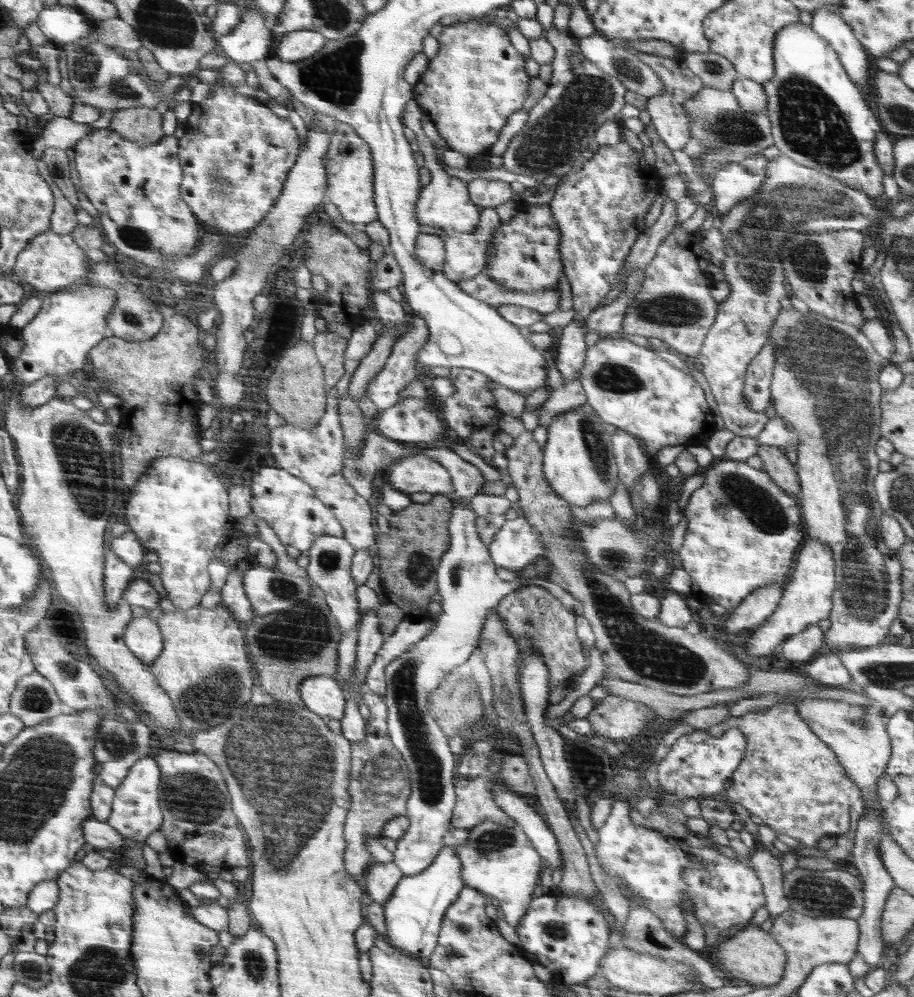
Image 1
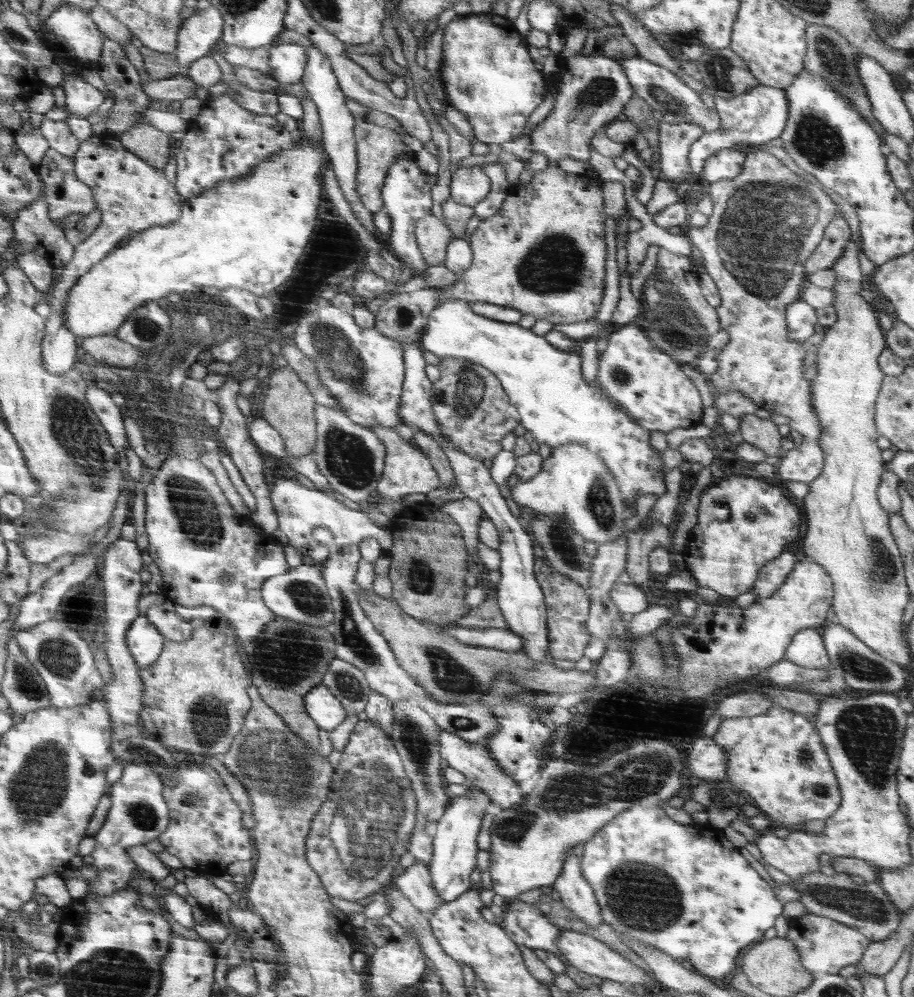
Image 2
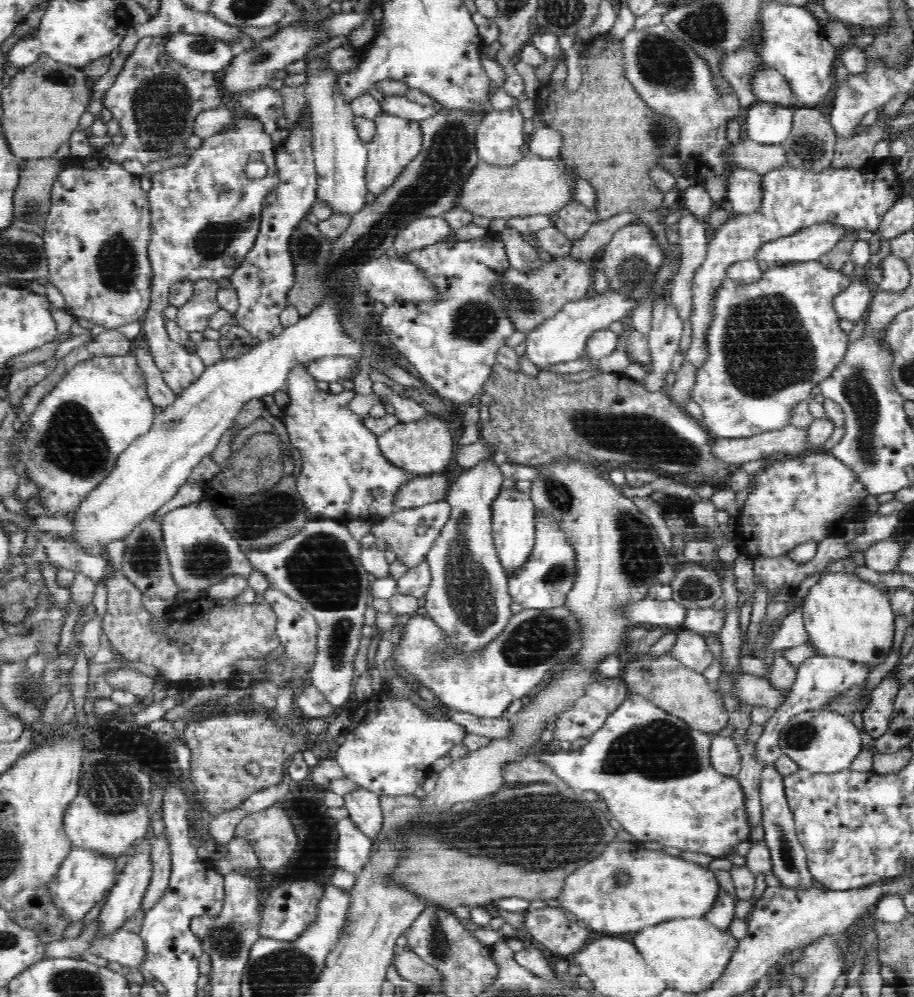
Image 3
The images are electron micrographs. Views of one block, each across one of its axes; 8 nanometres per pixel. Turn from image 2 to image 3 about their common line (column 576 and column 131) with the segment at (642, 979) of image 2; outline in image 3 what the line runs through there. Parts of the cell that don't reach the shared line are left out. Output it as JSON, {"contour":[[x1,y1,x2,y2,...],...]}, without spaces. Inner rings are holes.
{"contour":[[121,928,106,934,96,936,91,942,90,952,108,962,117,962,126,968,141,970,141,962,145,958,145,945,139,934,126,932]]}

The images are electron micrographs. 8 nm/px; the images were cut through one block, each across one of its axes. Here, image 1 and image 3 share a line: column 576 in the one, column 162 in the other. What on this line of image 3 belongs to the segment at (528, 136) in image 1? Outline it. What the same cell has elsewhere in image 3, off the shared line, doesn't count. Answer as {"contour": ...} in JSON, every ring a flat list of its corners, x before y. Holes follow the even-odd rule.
{"contour":[[145,35,137,43,132,54,128,56,122,70,116,76,114,84,106,90,103,96,103,106,112,112,118,120,121,133,126,142,118,145,112,156,112,148,104,148,99,144,99,153,113,162,124,160,139,160,142,164,150,164,156,160,170,158,184,150,184,140,194,136,195,118,208,109,224,106,223,93,220,82,214,78,214,72,198,71,180,64,179,60,172,59,171,54,164,45,162,35]]}

